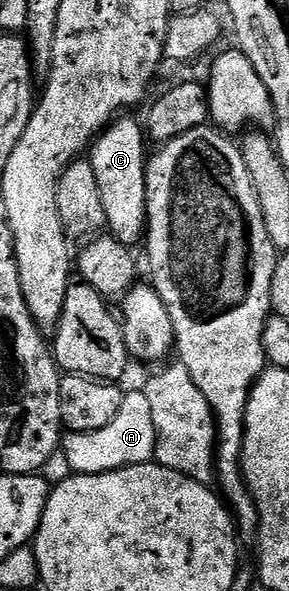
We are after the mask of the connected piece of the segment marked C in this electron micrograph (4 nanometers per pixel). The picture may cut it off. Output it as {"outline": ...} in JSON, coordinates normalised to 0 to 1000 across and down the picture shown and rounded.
{"outline":[[[419,196],[377,208],[346,227],[336,239],[322,242],[304,255],[301,271],[315,284],[329,284],[329,305],[343,305],[343,333],[356,337],[356,359],[370,377],[370,389],[426,415],[460,420],[471,409],[505,401],[509,396],[509,343],[502,338],[502,277],[509,272],[509,254],[502,261],[502,240],[509,227],[484,205],[460,200]]]}

